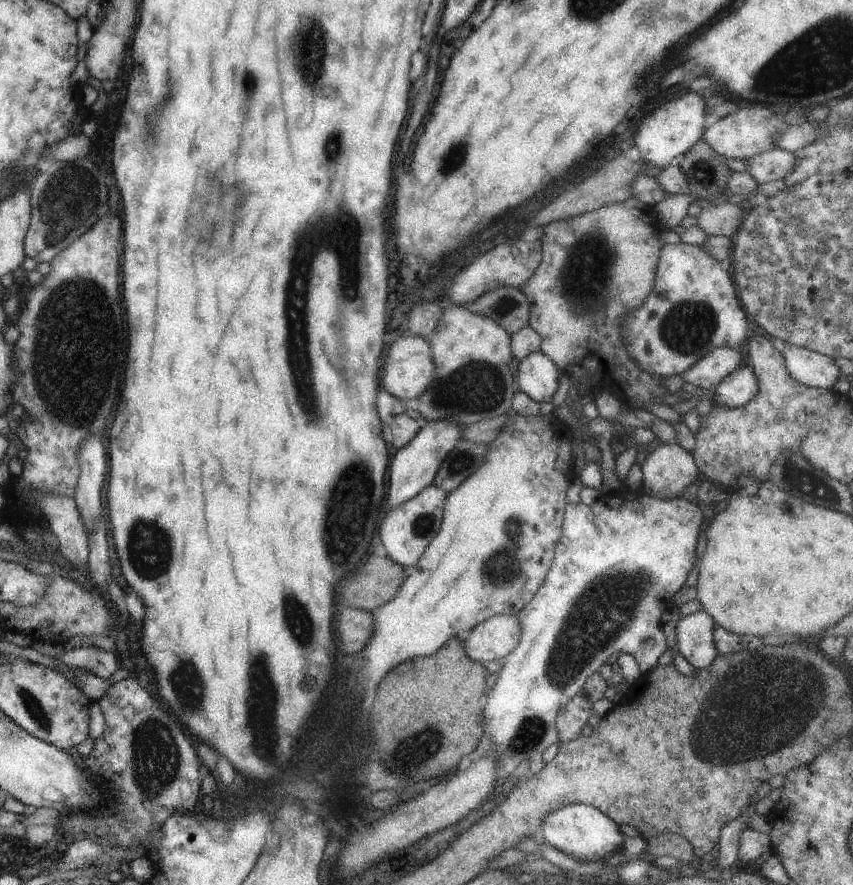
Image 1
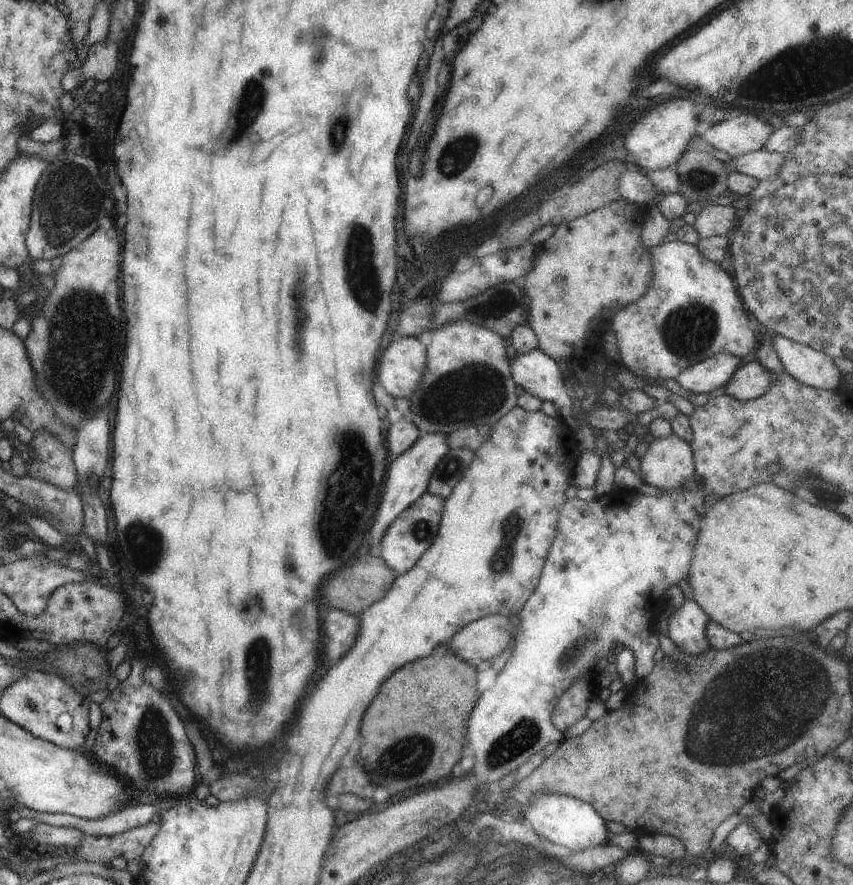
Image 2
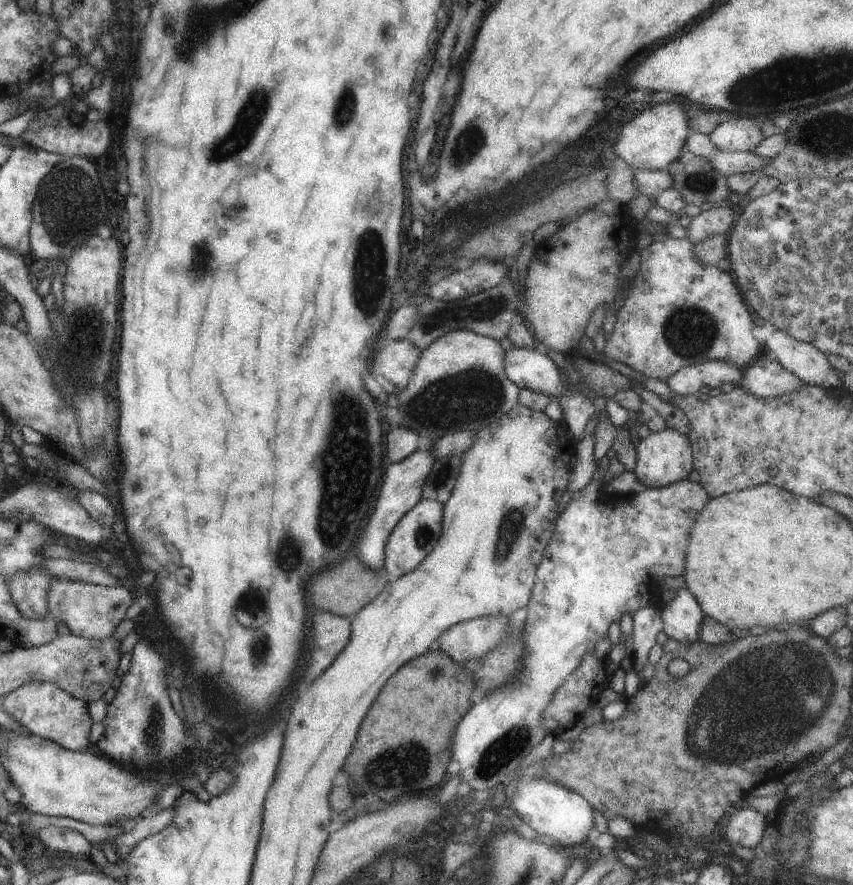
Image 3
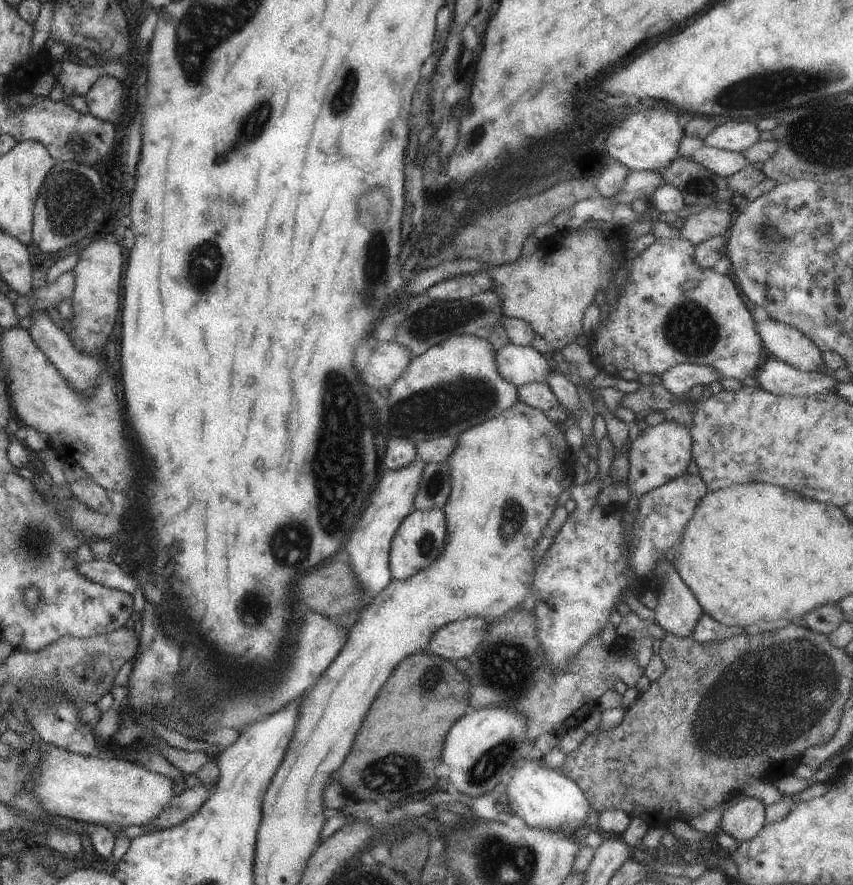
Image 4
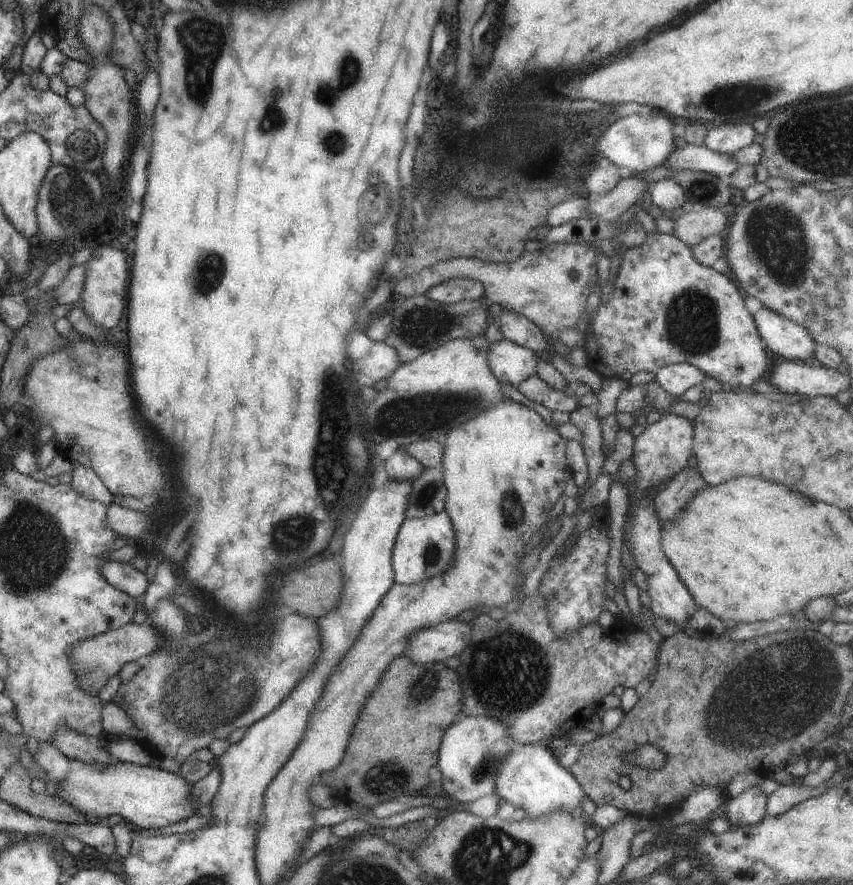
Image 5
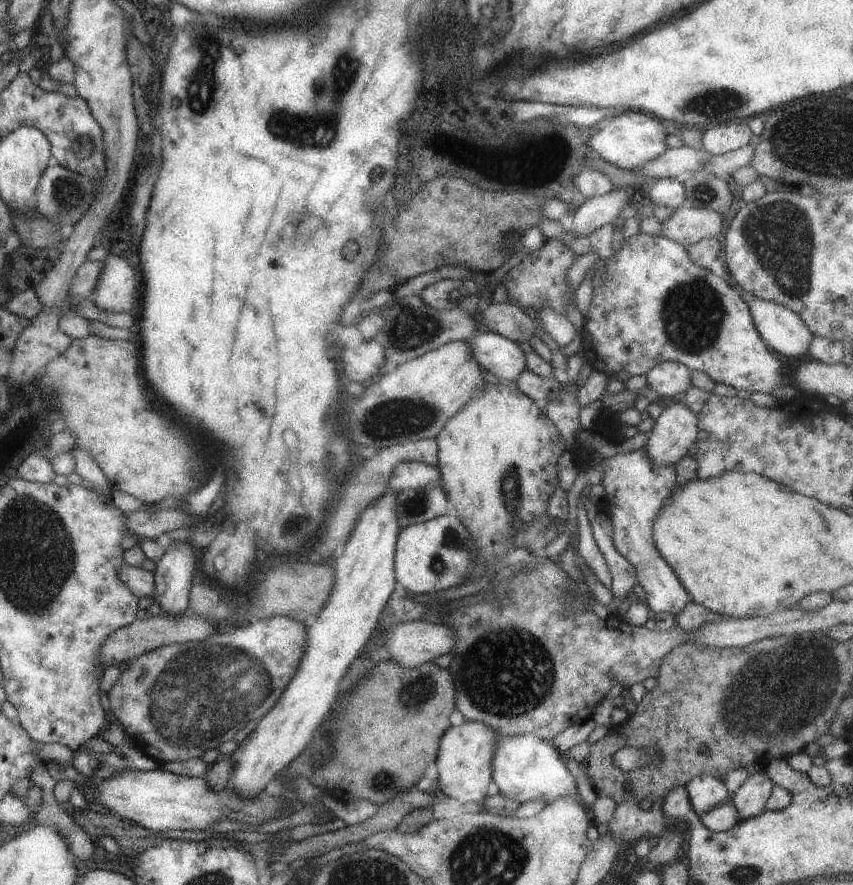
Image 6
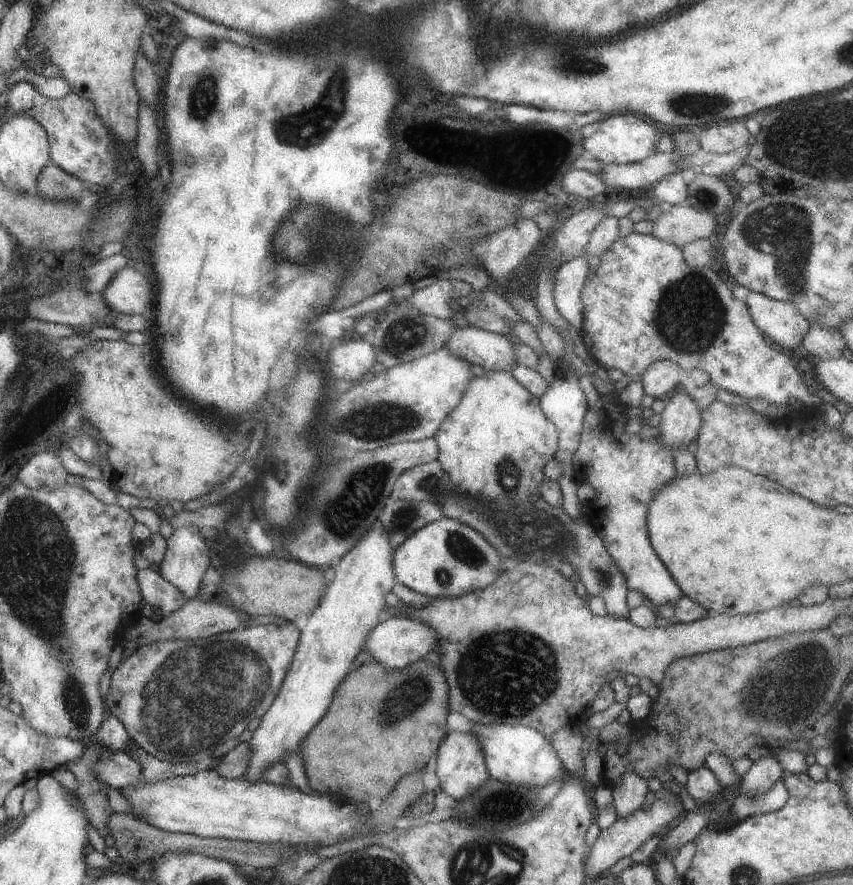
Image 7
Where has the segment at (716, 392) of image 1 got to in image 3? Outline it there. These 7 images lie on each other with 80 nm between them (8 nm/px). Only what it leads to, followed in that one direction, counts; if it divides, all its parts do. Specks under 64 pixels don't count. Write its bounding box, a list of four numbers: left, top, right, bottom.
[735,356,805,397]

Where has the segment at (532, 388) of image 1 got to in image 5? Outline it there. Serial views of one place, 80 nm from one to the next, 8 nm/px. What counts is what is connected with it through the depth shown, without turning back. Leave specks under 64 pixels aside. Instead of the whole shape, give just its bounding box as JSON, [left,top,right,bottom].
[486,338,538,387]

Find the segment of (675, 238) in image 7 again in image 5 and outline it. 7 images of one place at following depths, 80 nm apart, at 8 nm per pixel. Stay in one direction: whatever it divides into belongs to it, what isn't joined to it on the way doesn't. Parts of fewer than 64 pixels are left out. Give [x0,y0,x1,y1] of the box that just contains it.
[673,207,727,247]

